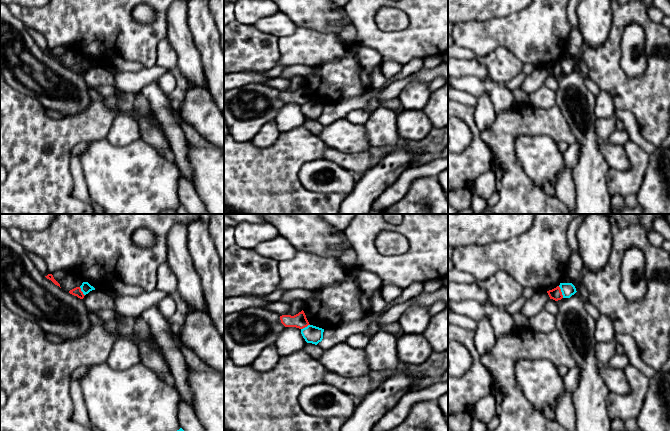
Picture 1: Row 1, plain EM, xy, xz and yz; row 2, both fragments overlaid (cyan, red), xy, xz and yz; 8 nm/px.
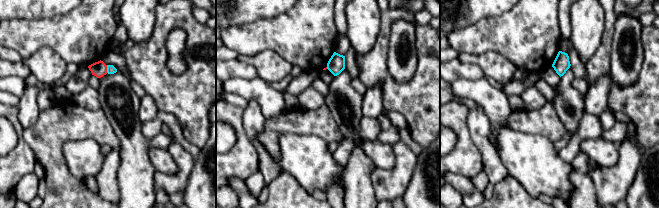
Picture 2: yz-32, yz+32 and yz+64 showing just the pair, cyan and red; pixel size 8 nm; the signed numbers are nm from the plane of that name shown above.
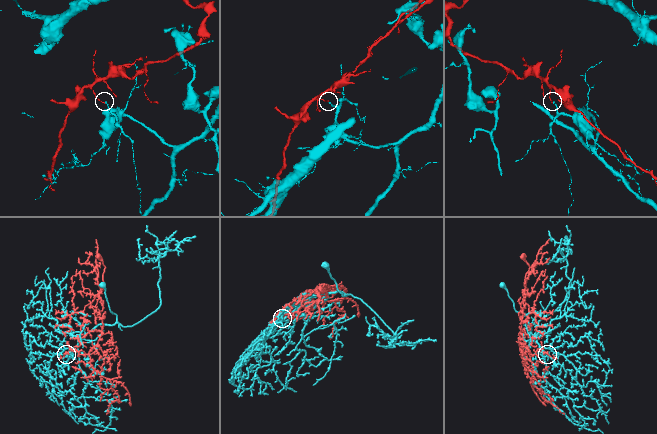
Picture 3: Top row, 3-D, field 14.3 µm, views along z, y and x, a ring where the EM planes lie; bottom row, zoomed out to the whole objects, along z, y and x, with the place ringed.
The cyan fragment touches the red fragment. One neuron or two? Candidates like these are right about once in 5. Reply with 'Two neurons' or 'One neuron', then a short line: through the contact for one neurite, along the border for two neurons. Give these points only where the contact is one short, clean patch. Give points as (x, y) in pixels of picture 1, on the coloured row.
Two neurons. Line: yz (558, 286), (563, 297)

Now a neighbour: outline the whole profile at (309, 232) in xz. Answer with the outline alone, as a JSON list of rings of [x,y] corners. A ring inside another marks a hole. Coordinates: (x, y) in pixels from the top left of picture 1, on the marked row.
[[[259,214],[273,224],[297,250],[320,256],[340,257],[352,249],[343,233],[321,218],[319,214]]]

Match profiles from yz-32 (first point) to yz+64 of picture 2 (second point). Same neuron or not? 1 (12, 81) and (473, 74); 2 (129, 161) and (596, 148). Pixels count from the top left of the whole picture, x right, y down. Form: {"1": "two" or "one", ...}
{"1": "two", "2": "two"}

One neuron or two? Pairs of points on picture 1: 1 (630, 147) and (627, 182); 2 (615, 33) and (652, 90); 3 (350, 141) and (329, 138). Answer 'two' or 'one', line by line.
1: one
2: one
3: one

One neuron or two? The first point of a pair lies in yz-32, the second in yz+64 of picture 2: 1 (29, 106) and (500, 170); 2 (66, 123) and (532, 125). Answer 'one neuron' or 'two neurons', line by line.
1: one neuron
2: one neuron

